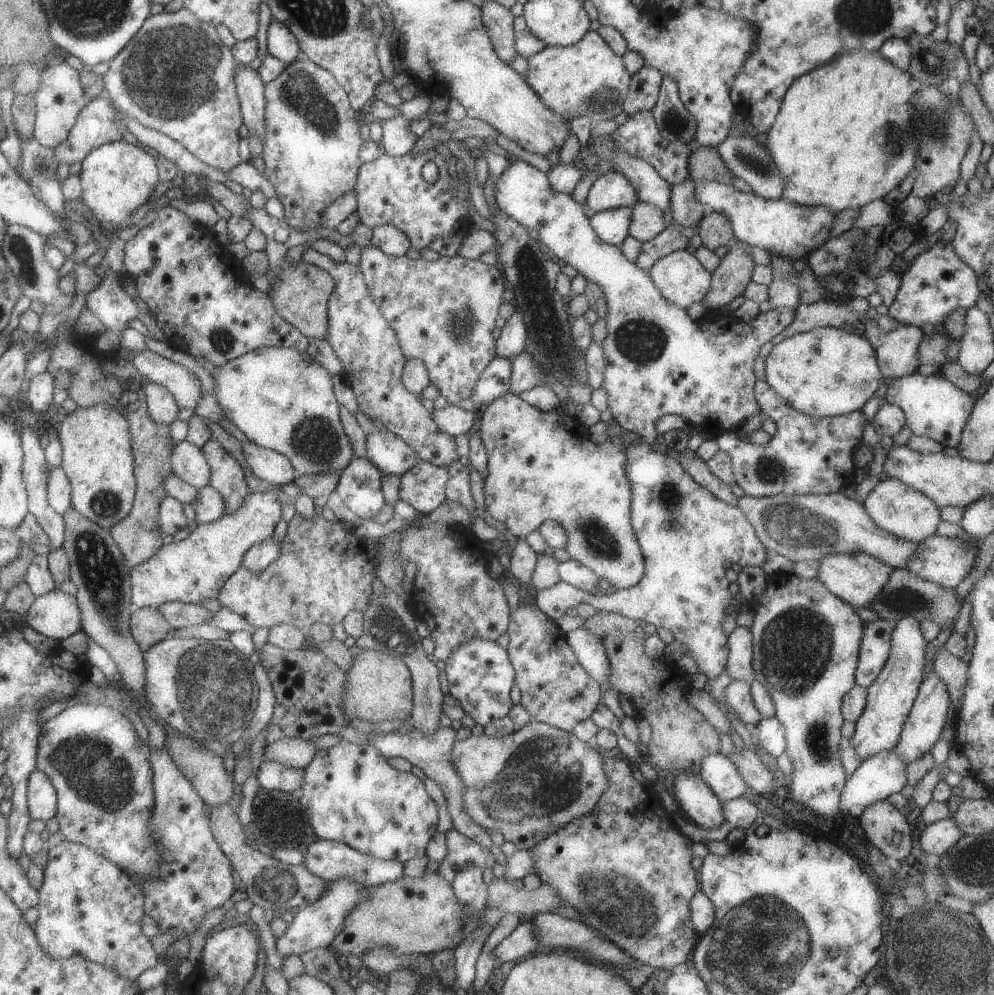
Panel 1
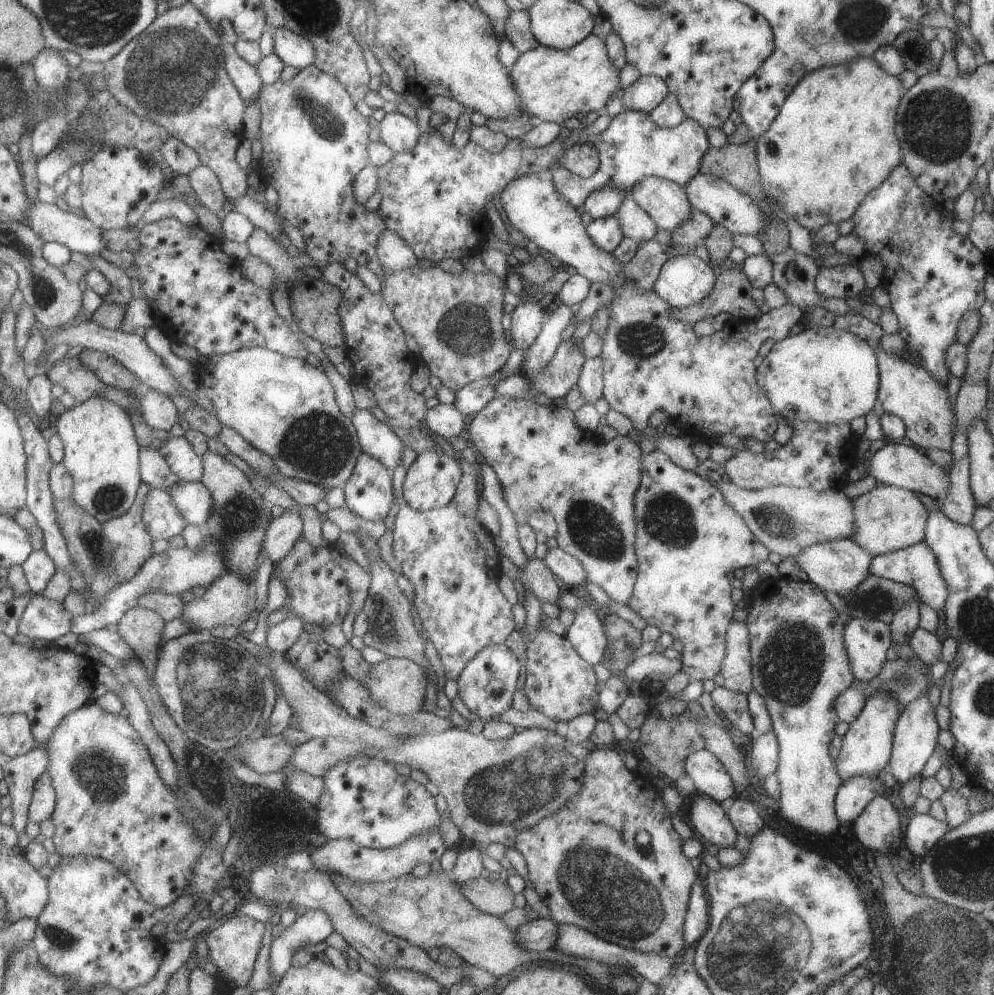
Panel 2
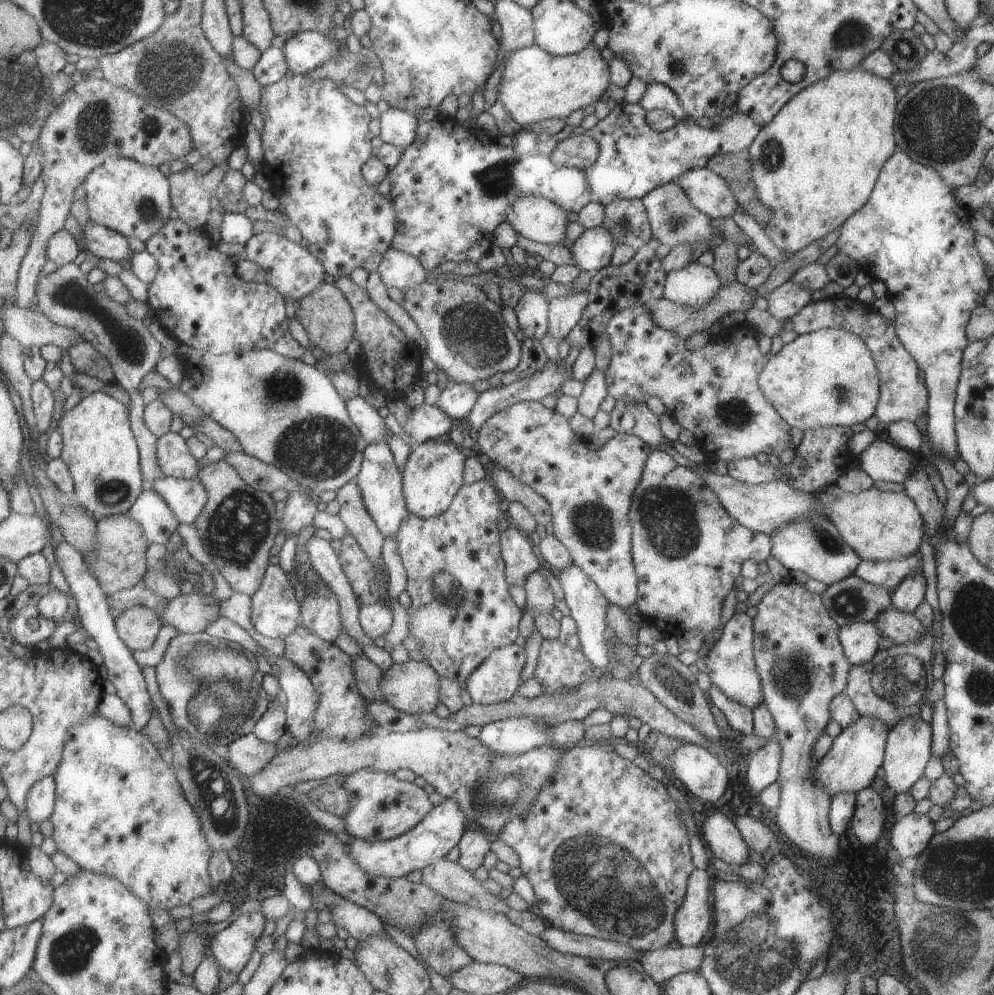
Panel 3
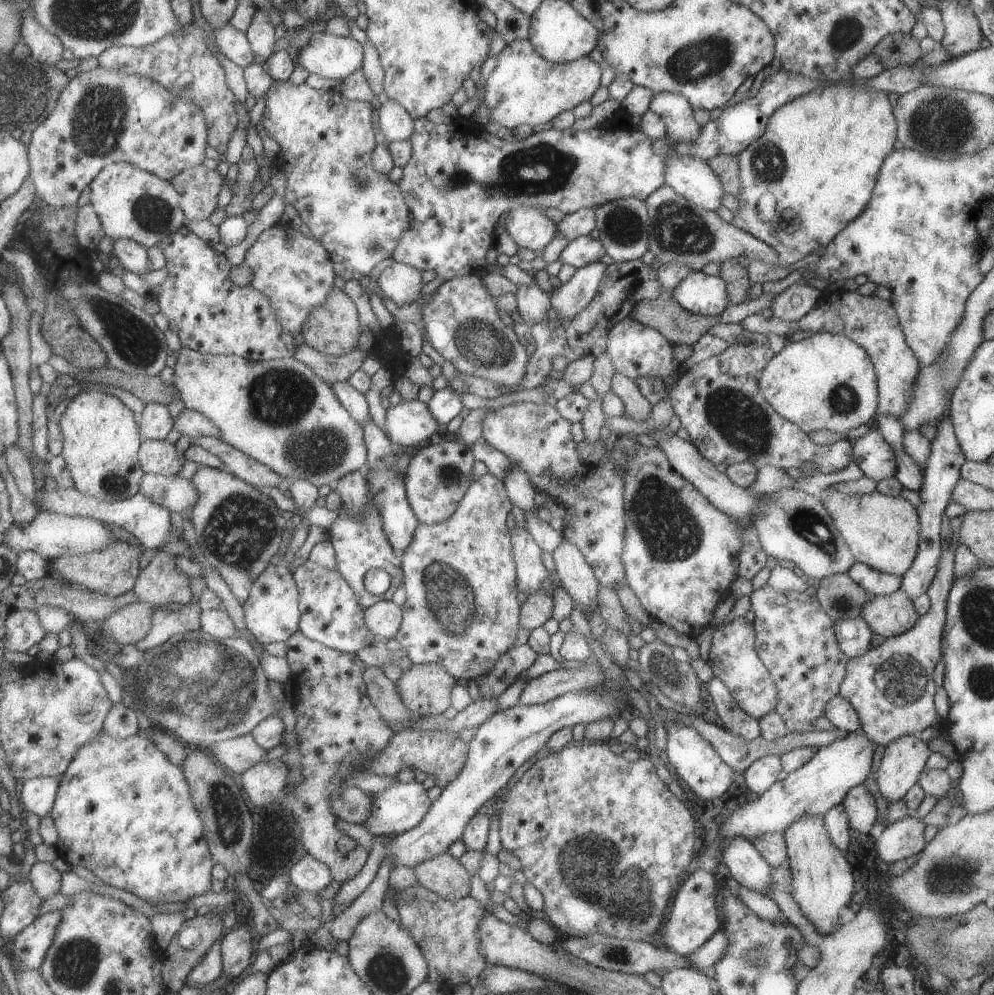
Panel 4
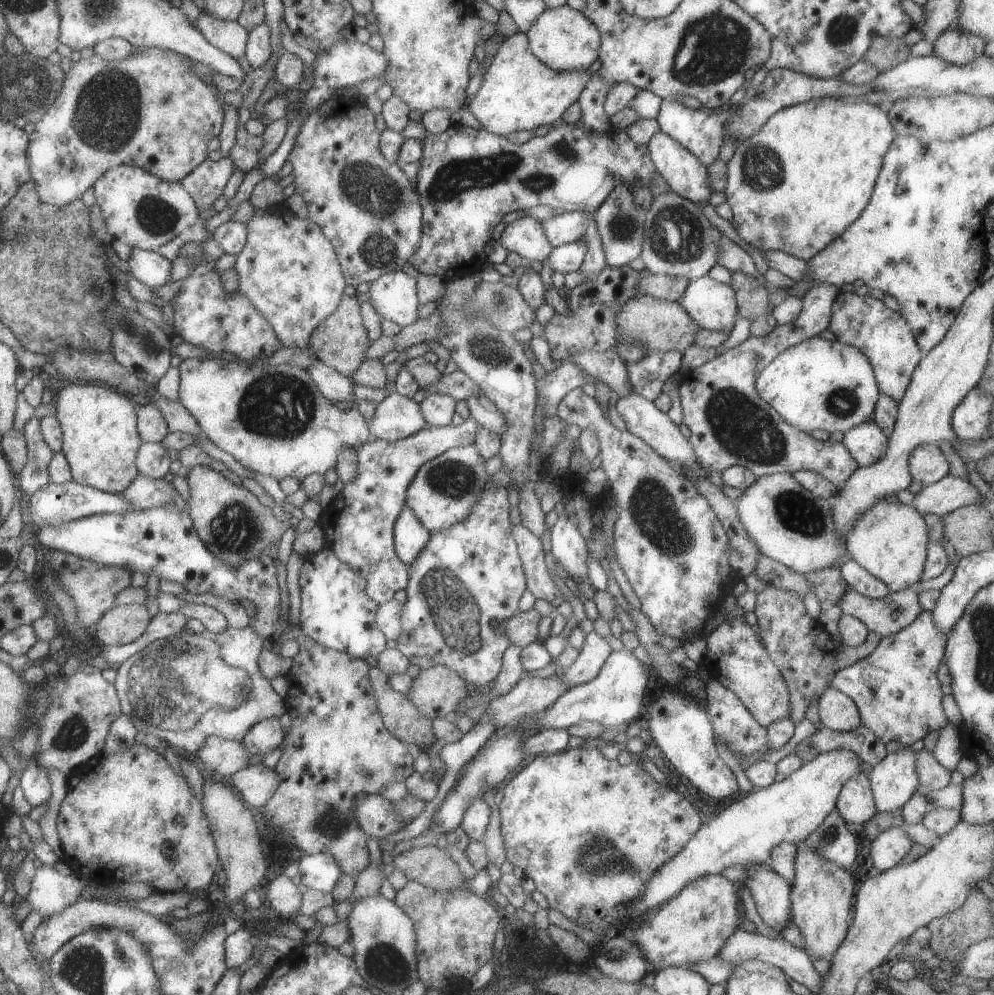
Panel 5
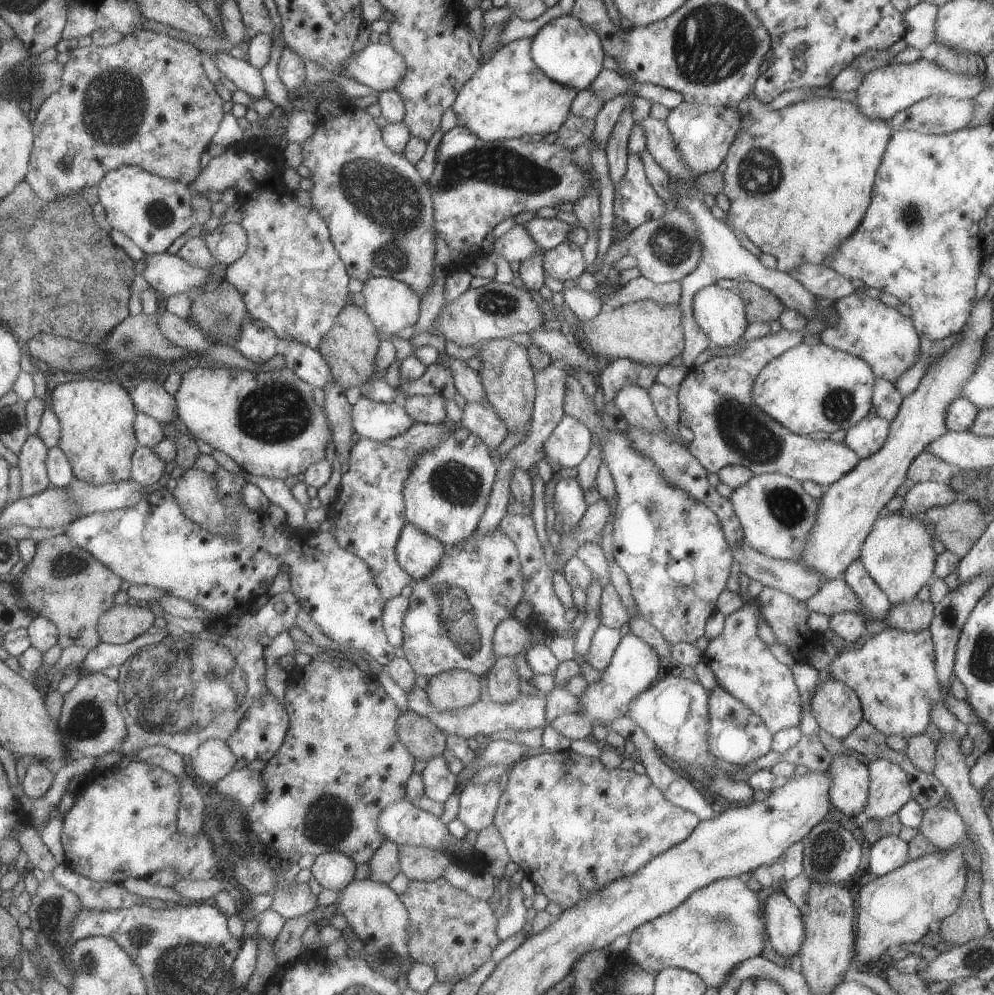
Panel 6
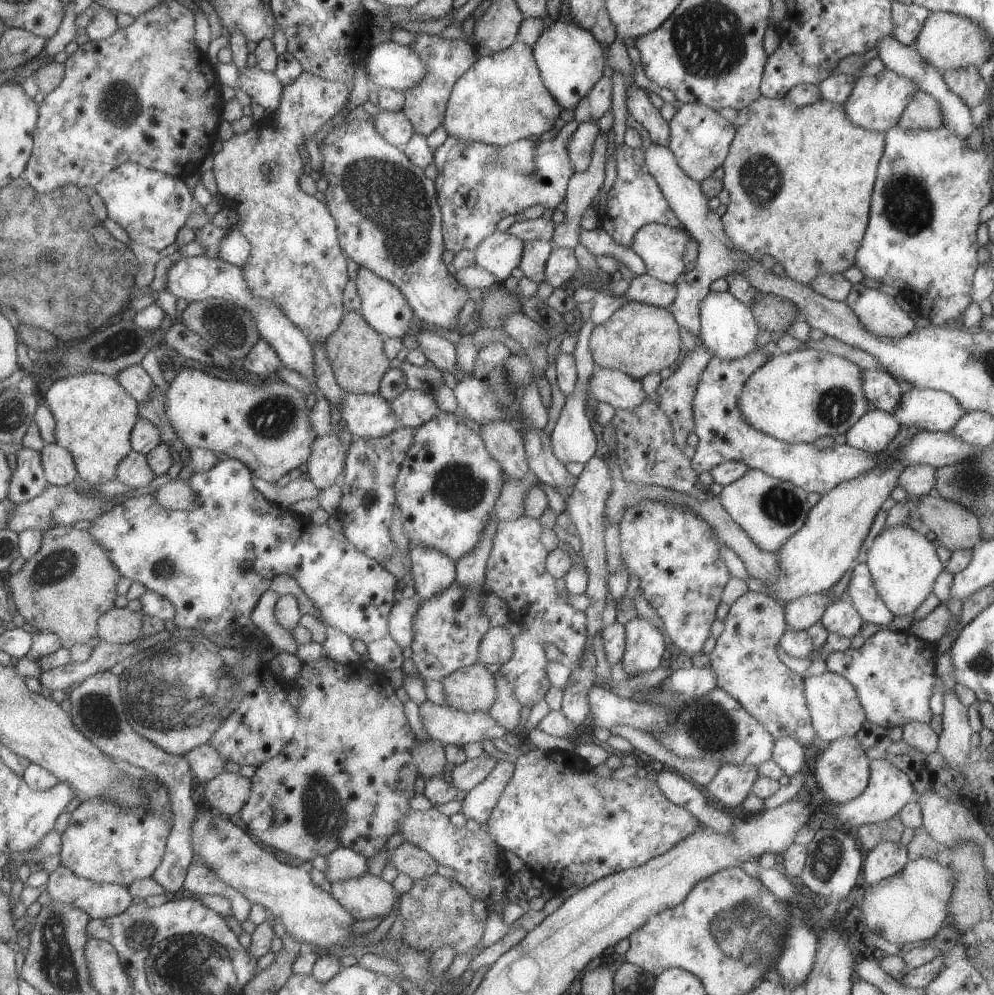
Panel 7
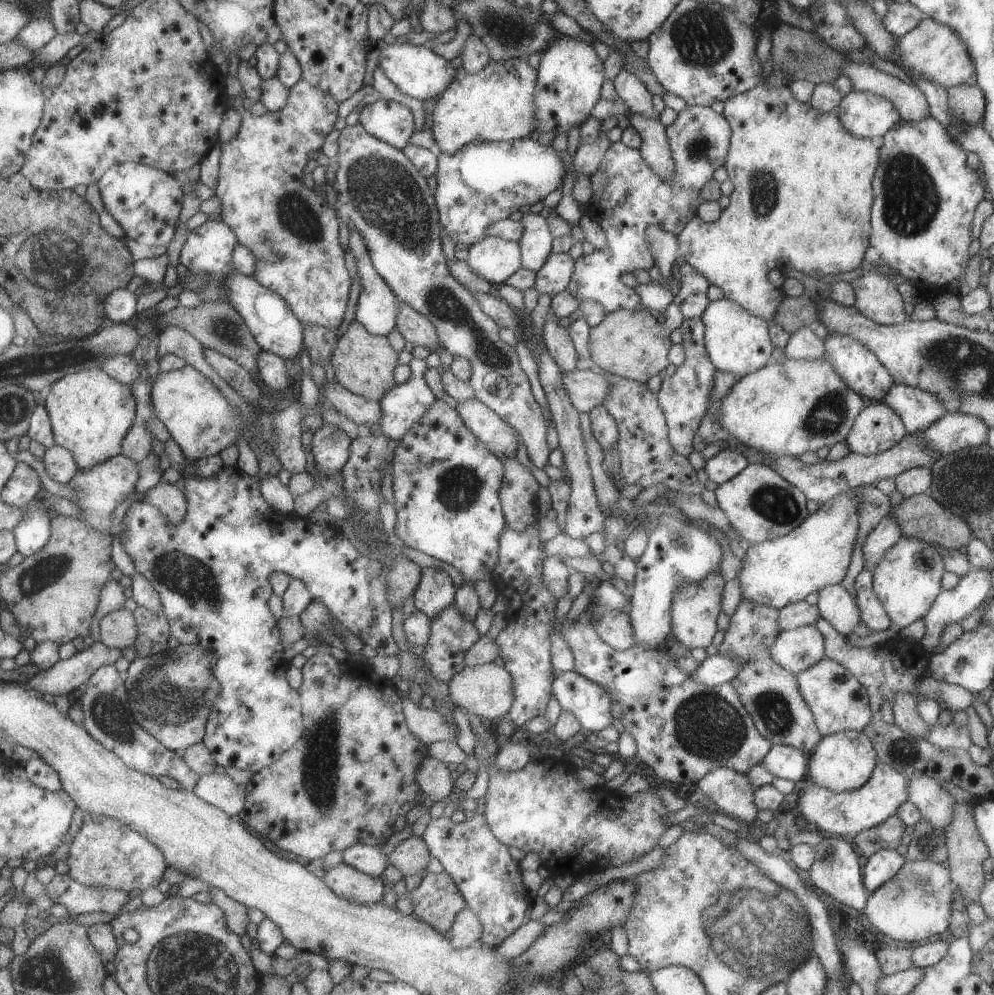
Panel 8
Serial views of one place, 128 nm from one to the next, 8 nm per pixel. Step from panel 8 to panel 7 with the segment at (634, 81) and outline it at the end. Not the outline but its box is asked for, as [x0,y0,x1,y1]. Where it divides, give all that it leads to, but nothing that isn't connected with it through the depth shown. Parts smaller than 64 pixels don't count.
[626,87,670,146]

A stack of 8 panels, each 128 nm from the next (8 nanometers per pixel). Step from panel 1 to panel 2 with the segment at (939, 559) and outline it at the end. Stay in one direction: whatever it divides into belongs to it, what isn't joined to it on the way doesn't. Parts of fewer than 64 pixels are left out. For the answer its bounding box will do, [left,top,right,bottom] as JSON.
[869,540,947,612]

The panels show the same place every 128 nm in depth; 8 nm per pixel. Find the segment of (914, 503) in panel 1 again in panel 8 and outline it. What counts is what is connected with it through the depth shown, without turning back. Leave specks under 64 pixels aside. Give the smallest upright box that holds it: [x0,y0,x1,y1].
[872,535,943,630]

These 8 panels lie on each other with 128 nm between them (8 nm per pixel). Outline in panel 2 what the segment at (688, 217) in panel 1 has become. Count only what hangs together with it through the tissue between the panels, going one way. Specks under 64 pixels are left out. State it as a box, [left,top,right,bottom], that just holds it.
[671,208,715,247]

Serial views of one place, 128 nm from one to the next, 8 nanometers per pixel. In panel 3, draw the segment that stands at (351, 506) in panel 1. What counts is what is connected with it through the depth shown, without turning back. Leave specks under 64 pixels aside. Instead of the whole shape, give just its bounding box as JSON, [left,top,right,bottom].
[355,443,411,542]

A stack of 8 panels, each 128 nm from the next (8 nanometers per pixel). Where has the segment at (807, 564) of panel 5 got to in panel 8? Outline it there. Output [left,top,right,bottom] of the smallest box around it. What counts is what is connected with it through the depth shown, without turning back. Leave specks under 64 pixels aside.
[714,463,809,545]

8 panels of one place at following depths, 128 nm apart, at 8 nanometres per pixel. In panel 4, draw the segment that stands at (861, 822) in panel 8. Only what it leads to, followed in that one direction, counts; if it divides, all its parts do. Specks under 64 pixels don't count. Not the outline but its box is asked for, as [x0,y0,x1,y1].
[875,735,931,803]

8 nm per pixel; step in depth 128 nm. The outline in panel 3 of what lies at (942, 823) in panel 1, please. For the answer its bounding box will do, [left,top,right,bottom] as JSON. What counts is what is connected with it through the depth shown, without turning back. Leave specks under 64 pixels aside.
[890,812,934,858]

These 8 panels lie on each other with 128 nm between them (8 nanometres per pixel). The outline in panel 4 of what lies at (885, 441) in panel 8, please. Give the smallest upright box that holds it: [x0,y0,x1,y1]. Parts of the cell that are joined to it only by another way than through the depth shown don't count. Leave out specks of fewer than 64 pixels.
[851,430,896,482]

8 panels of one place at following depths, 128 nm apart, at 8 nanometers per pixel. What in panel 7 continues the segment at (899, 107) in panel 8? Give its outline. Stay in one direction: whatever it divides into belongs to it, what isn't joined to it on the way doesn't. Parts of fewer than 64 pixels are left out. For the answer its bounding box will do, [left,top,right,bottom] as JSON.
[898,90,943,130]

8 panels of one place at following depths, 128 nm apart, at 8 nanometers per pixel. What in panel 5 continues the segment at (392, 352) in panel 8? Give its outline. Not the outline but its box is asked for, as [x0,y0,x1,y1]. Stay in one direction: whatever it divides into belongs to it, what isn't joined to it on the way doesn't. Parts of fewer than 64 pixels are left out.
[310,290,372,378]

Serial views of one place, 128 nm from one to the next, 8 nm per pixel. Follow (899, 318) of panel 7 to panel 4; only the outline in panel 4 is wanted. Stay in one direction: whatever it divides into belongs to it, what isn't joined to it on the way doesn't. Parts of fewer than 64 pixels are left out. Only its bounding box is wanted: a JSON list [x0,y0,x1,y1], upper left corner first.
[739,288,921,420]

